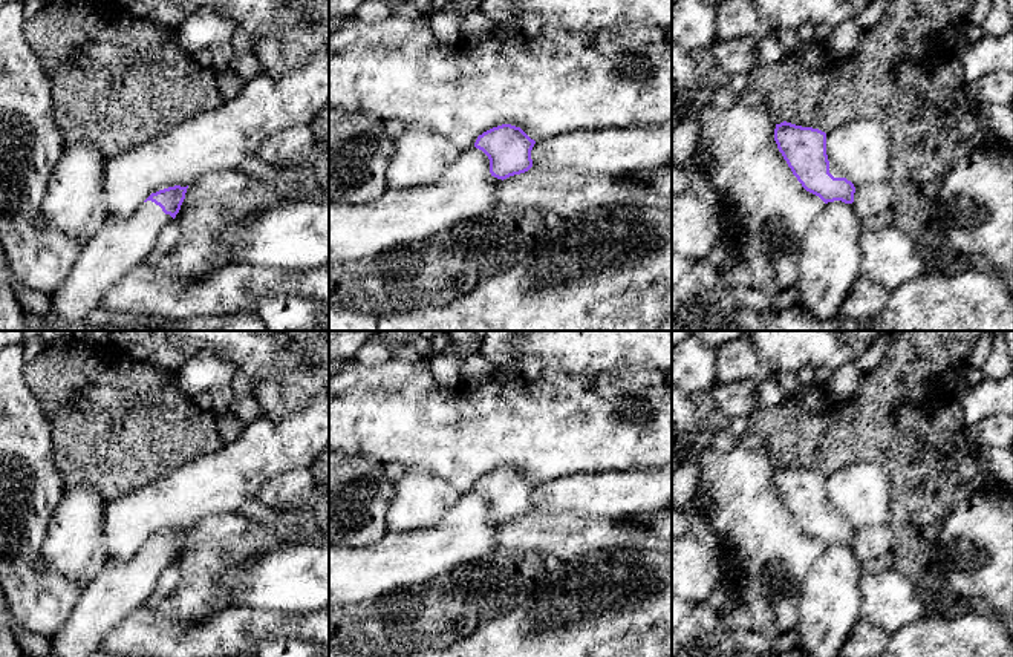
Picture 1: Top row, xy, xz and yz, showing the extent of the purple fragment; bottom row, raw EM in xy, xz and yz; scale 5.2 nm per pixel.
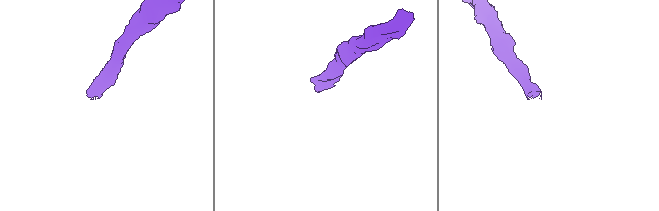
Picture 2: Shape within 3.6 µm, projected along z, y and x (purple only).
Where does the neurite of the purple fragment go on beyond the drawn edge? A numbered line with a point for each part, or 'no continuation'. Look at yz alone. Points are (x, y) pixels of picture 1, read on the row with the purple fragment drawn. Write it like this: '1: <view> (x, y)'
no continuation

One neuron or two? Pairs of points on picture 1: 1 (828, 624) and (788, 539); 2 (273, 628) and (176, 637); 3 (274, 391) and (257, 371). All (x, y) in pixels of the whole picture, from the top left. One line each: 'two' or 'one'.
1: two
2: one
3: two

